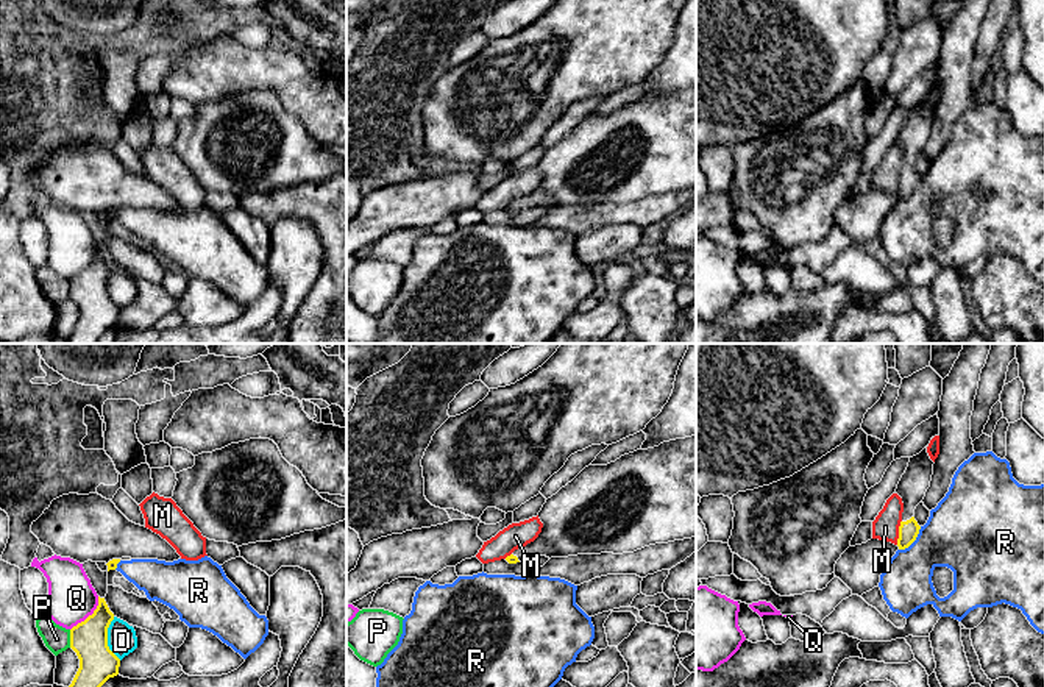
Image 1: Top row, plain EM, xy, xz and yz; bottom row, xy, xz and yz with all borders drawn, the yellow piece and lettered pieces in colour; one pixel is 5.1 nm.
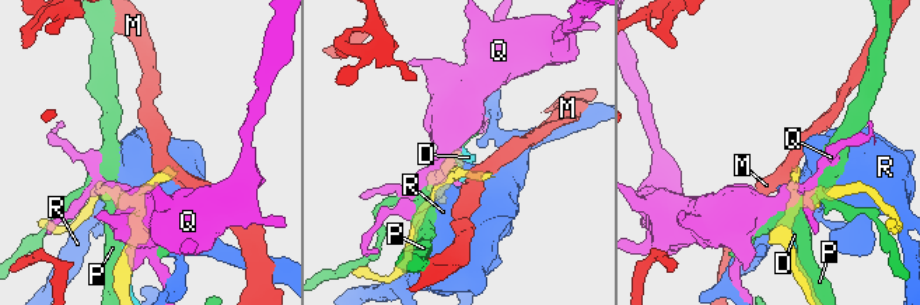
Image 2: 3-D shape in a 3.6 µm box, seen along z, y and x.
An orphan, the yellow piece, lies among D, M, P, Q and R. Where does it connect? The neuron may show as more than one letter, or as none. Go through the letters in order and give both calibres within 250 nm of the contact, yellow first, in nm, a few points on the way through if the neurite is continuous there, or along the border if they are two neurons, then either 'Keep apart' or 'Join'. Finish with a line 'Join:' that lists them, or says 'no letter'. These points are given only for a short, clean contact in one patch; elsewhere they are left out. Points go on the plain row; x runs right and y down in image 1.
D: Thickness 190 nm (yellow) against 150 nm. Keep apart
M: Thickness 100 nm (yellow) against 140 nm. Boundary: yz (901, 170), (896, 194). Keep apart
P: Thickness 190 nm (yellow) against 140 nm. Keep apart
Q: Thickness 190 nm (yellow) against 240 nm. Keep apart
R: Thickness 100 nm (yellow) against 360 nm. Keep apart
Join: no letter

